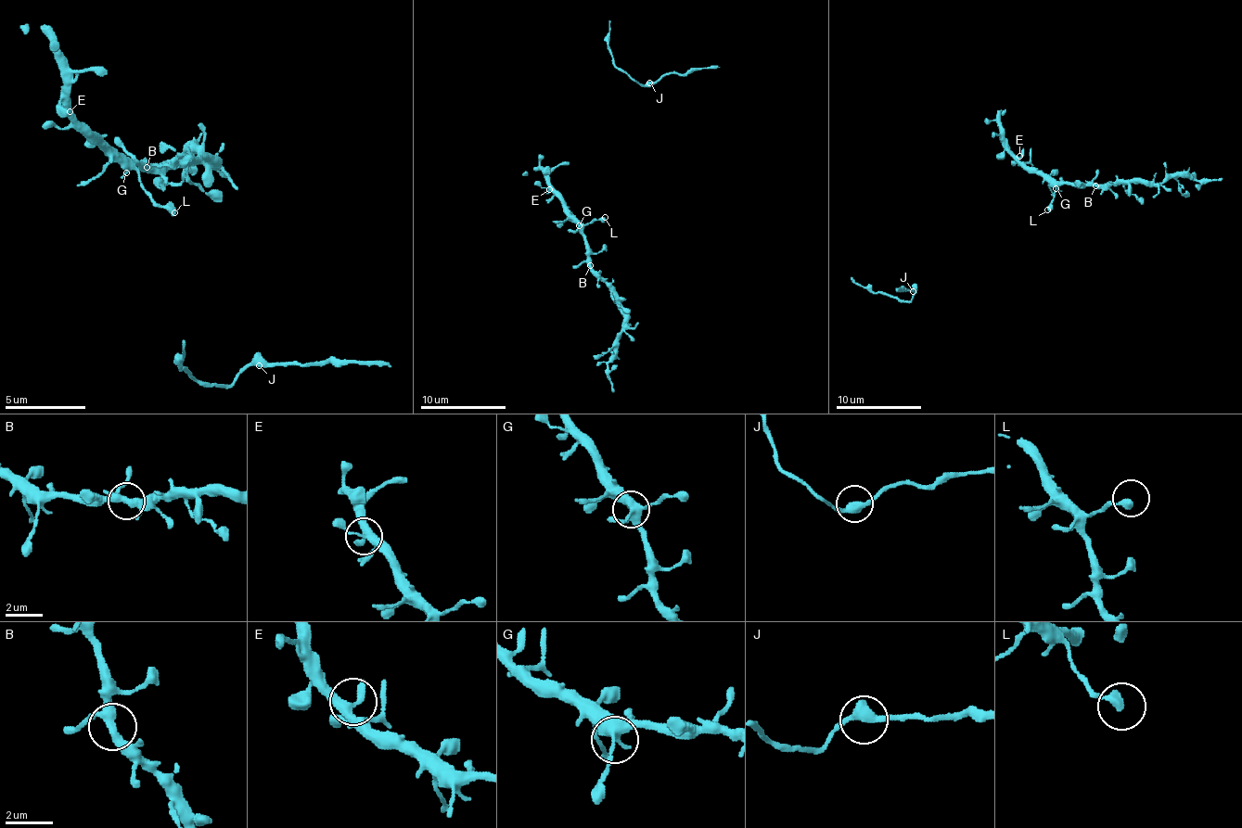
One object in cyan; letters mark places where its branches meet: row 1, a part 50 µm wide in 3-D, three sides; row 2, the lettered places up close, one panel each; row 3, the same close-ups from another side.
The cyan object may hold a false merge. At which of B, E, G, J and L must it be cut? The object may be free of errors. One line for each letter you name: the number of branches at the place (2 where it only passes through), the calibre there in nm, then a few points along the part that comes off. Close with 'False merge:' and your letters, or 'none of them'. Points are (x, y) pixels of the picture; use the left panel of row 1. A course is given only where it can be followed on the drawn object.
False merge: none of them

